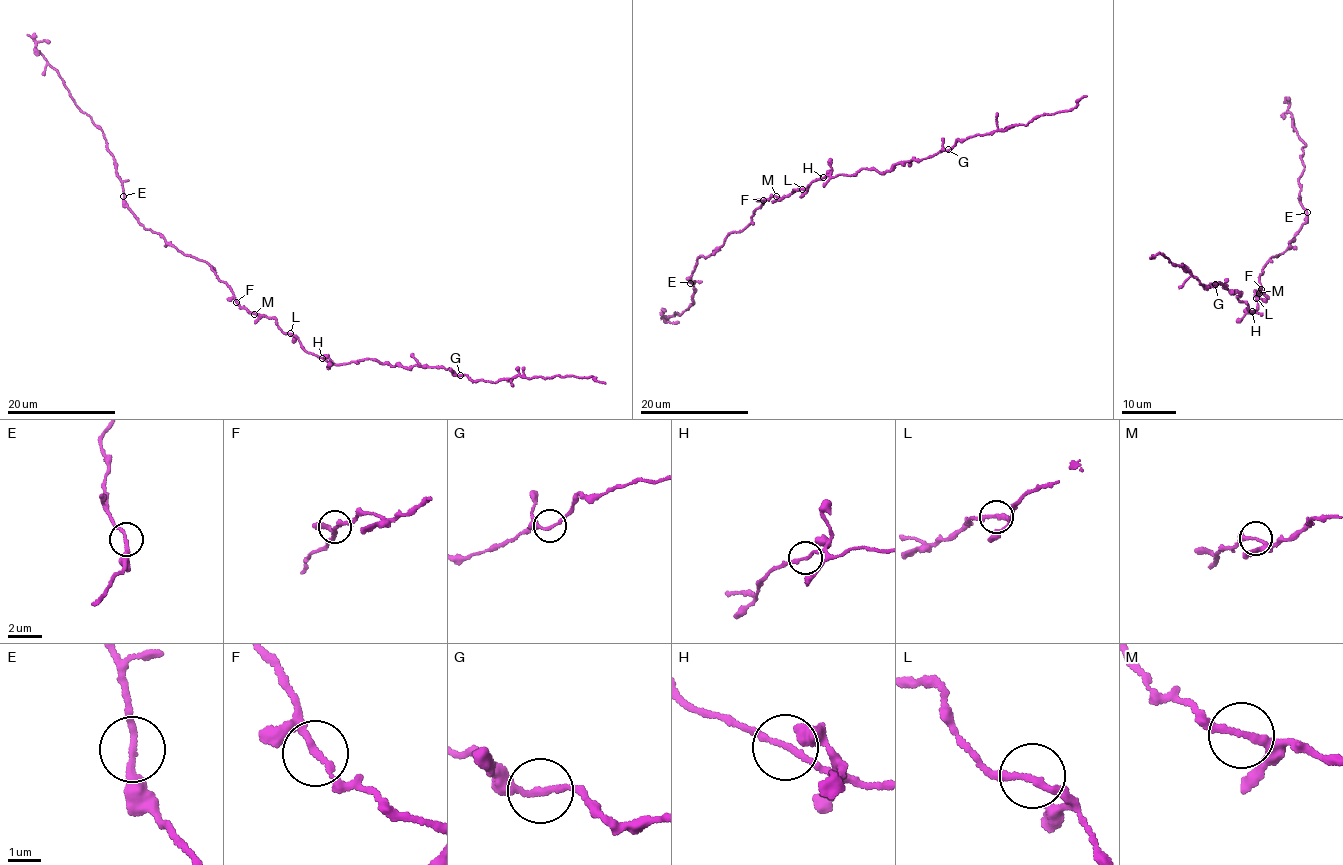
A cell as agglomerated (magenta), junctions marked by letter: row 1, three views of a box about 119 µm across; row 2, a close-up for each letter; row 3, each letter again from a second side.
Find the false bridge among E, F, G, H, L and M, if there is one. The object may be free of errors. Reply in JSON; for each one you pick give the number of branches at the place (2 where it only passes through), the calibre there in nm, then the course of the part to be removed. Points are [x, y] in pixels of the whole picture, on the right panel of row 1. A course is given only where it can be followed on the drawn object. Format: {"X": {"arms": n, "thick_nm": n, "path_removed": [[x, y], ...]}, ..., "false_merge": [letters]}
{"false_merge": []}

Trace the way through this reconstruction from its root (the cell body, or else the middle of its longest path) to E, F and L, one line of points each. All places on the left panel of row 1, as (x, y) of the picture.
E: (251, 312), (239, 305), (211, 266), (145, 229), (124, 196)
F: (251, 312), (236, 302)
L: (251, 312), (271, 317), (284, 333), (290, 333)

